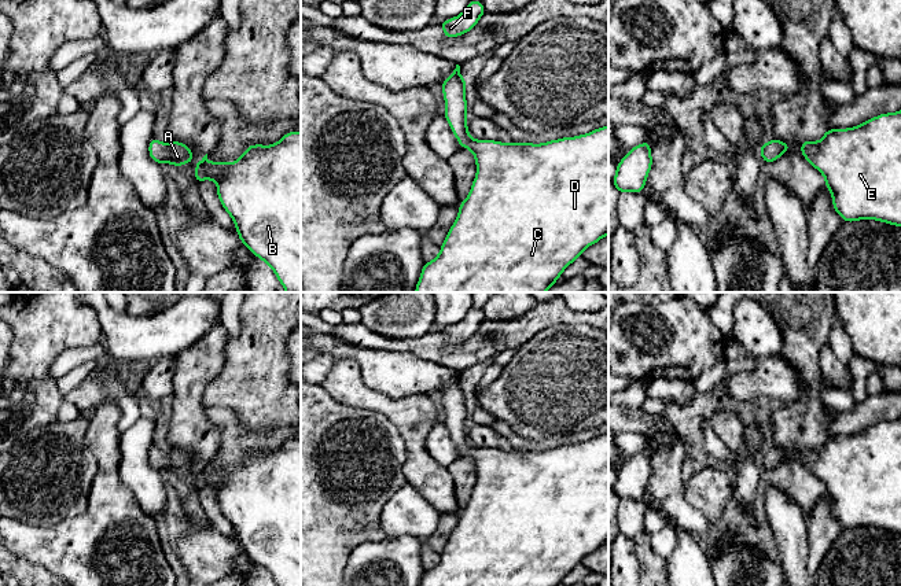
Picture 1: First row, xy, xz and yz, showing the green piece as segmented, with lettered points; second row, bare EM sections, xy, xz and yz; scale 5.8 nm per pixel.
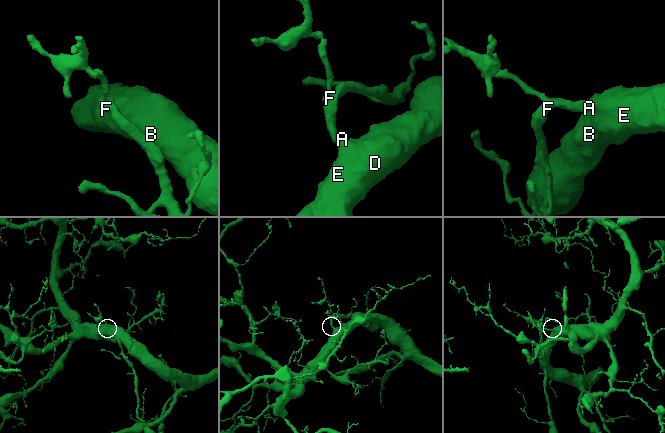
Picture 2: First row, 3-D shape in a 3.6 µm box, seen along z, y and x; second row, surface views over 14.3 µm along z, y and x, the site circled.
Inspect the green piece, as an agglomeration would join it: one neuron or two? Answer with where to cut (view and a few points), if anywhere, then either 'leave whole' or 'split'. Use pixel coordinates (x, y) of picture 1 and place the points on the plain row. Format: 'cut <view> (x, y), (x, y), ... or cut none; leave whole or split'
cut none; leave whole

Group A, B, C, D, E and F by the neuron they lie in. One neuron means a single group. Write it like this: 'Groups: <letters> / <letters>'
Groups: A B C D E F

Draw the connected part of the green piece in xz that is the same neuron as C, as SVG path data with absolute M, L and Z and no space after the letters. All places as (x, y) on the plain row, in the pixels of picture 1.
M456 372L441 391L444 423L459 453L474 461L477 483L440 561L424 570L419 586L558 586L586 554L608 542L608 434L541 452L474 447L467 436L467 391Z

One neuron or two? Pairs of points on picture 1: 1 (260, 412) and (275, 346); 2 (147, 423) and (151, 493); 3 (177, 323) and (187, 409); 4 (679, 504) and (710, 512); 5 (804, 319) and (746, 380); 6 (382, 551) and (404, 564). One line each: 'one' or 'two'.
1: one
2: one
3: two
4: two
5: two
6: one

